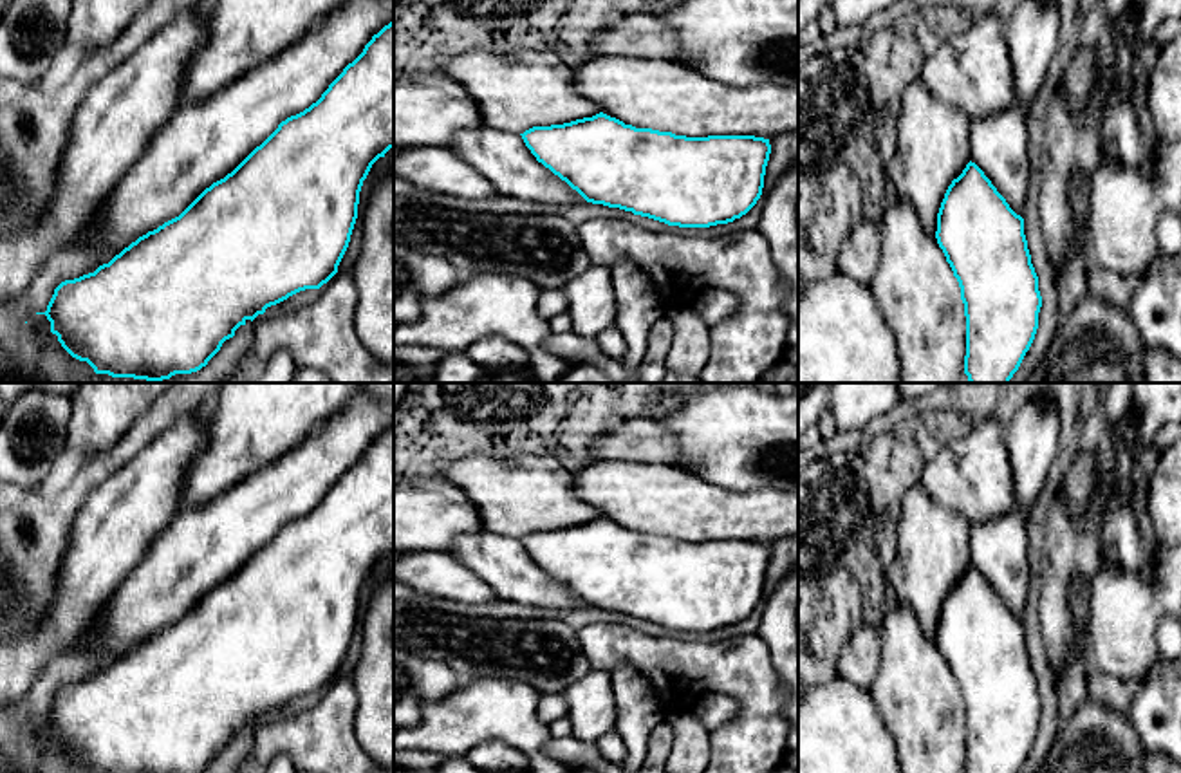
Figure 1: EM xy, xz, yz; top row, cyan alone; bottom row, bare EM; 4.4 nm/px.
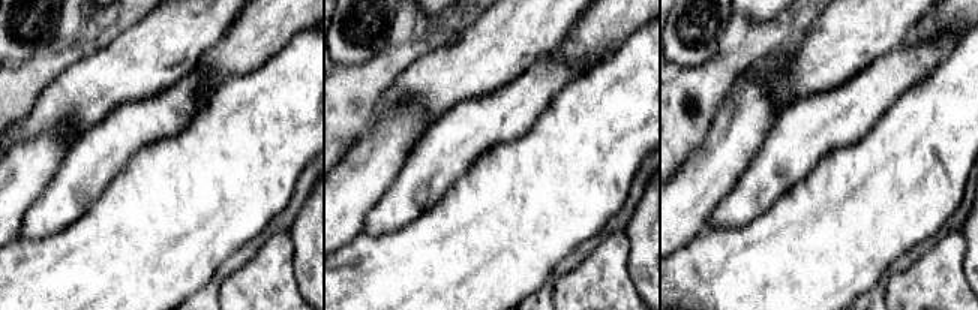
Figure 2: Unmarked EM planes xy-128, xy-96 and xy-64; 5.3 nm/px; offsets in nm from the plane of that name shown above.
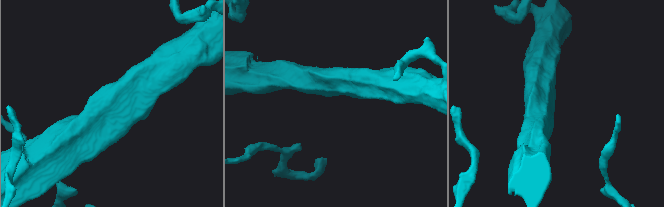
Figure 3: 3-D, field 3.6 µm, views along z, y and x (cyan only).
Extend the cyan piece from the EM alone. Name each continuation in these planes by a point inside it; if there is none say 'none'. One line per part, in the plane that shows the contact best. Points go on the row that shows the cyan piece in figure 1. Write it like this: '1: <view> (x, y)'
1: xy (201, 143)

